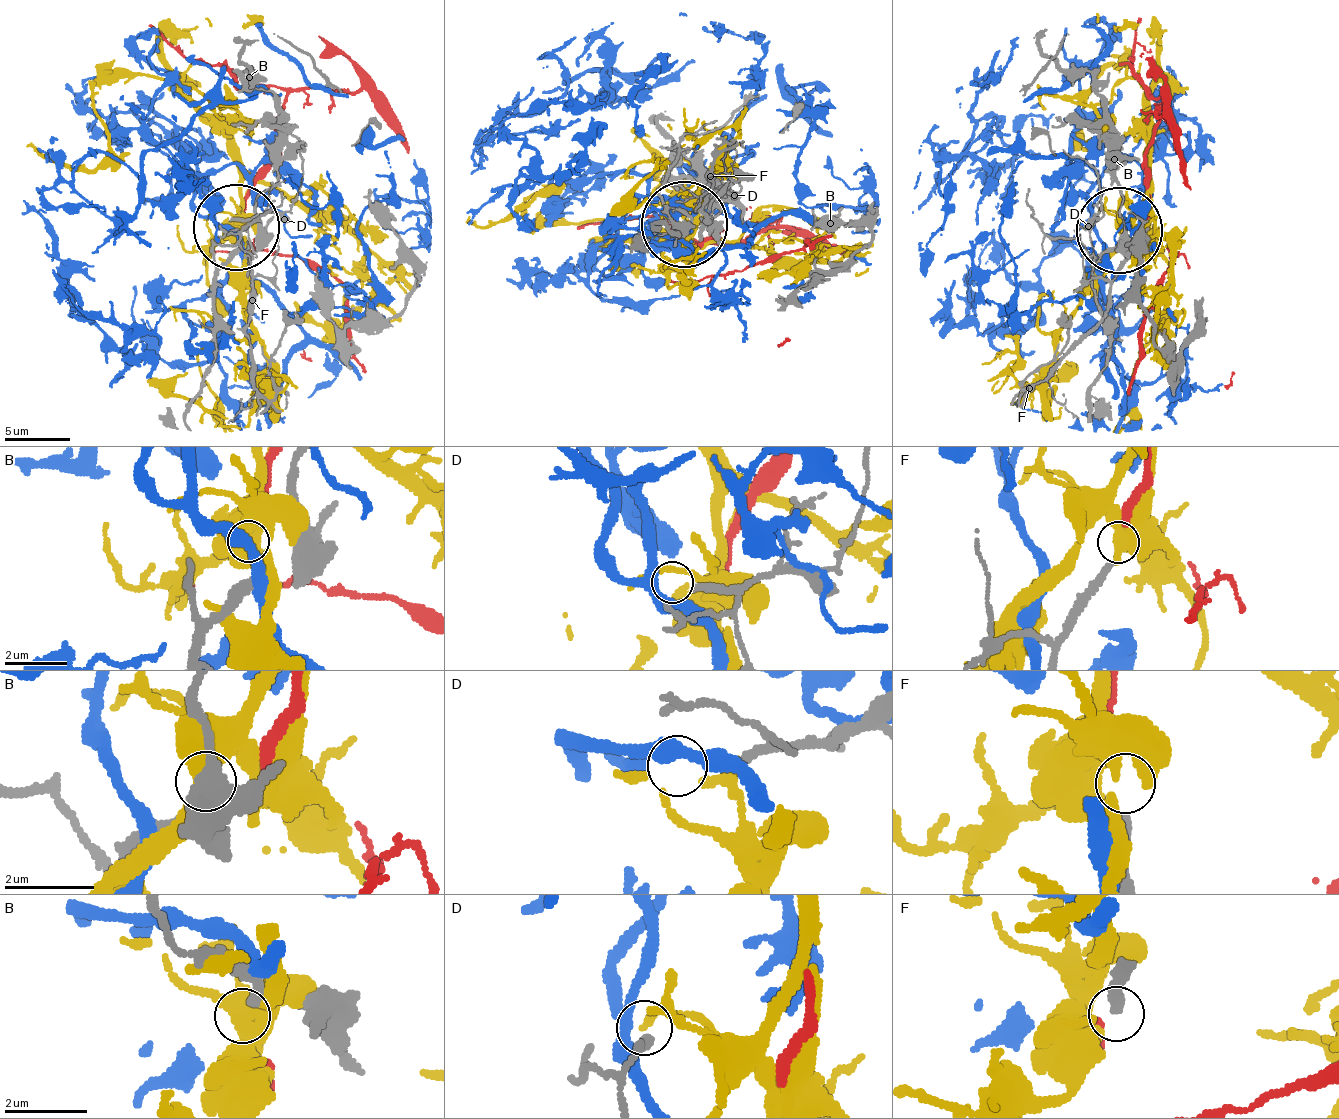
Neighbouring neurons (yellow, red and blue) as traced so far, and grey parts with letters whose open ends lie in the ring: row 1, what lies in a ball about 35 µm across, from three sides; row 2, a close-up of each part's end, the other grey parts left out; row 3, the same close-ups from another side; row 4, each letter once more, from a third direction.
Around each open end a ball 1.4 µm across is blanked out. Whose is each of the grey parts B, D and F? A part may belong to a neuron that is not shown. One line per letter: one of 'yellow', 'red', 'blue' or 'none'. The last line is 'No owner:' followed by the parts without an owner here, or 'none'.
B: none
D: none
F: red
No owner: B, D

